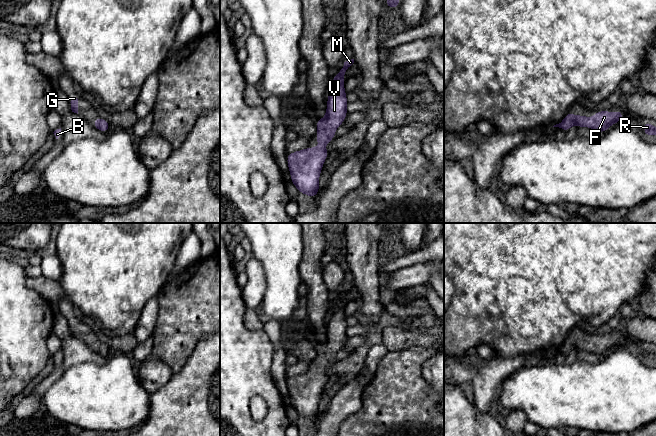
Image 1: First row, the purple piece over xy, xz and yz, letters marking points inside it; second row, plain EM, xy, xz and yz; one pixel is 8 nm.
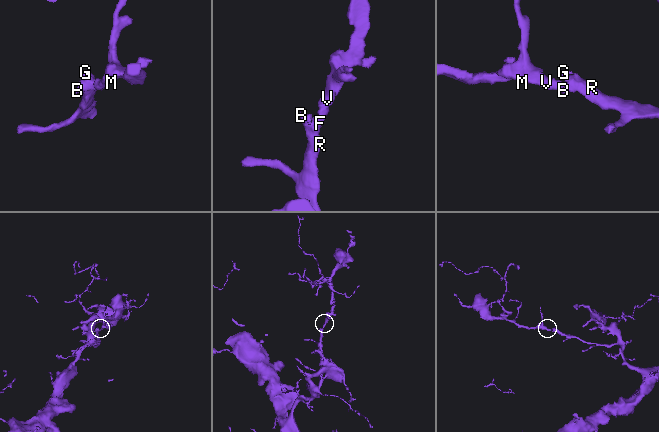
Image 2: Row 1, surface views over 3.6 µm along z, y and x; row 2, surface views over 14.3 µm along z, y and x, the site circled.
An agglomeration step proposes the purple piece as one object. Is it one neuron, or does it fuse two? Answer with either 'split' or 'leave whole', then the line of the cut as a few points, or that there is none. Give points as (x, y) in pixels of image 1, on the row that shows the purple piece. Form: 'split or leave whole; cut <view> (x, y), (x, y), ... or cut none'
leave whole; cut none

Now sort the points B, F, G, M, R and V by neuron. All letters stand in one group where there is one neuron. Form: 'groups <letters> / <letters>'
groups B F G M R V

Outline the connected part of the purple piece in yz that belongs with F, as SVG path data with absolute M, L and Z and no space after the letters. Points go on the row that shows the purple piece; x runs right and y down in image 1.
M599 110L591 119L589 119L584 115L575 116L569 111L562 122L553 127L559 127L566 132L575 124L578 127L589 127L603 133L608 130L613 123L620 123L624 114L625 113L621 110L613 113Z

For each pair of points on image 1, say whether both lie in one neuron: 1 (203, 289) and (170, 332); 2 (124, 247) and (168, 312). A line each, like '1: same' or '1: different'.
1: same
2: different

